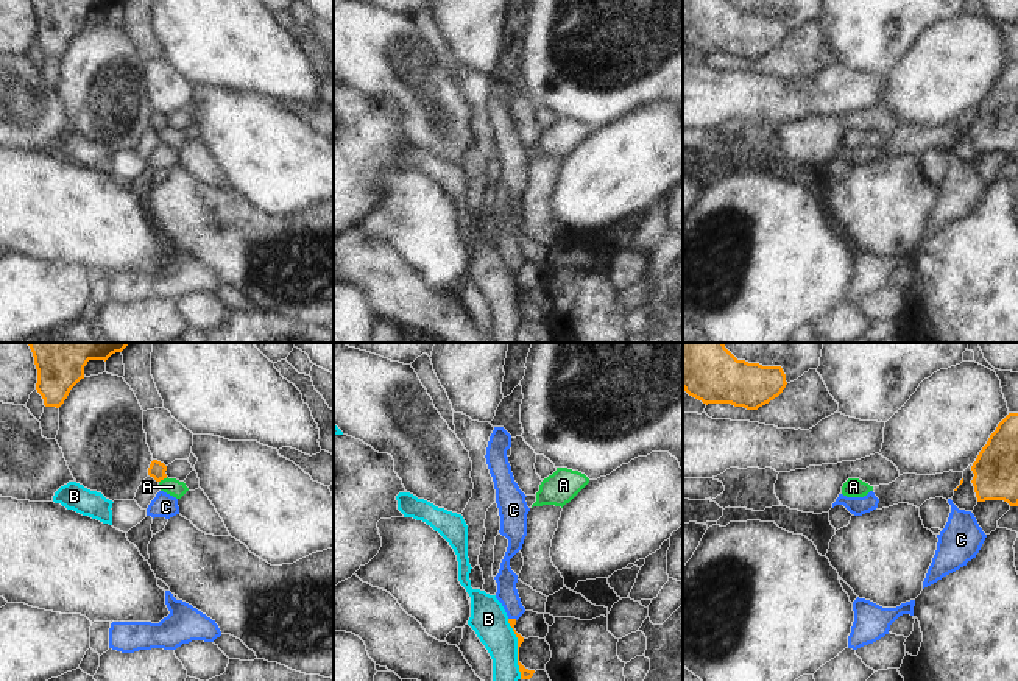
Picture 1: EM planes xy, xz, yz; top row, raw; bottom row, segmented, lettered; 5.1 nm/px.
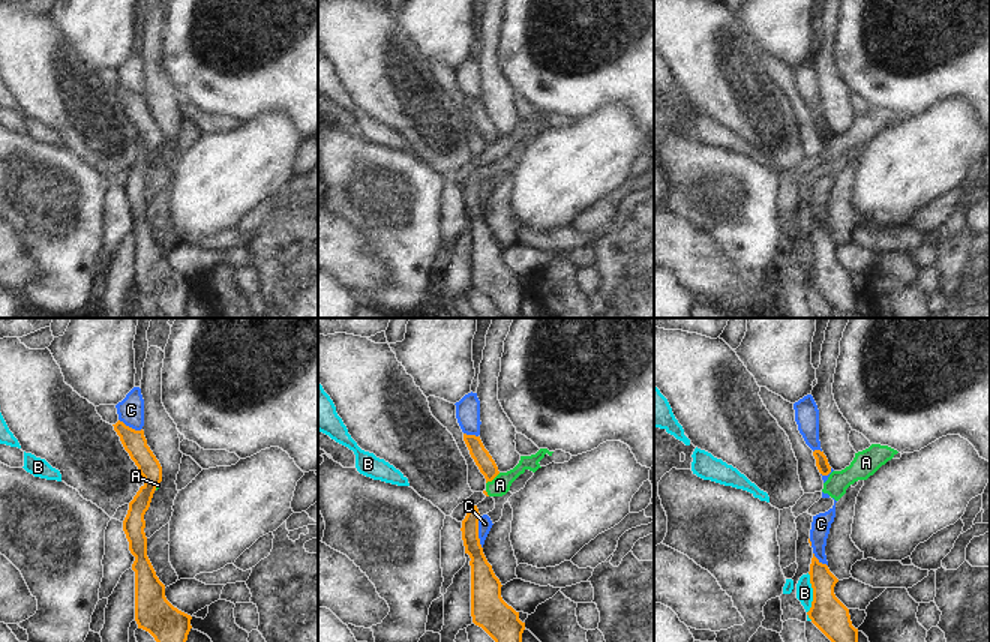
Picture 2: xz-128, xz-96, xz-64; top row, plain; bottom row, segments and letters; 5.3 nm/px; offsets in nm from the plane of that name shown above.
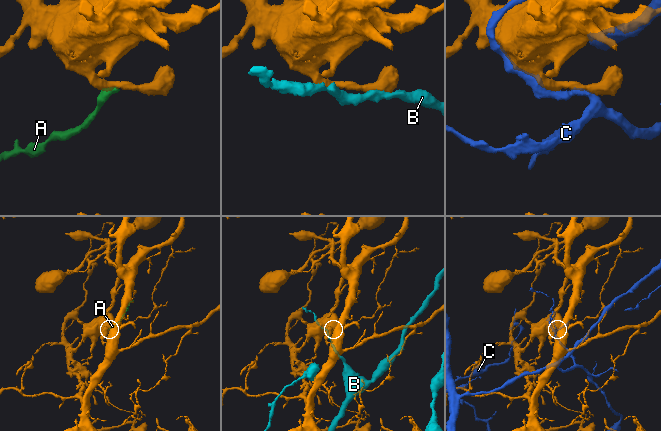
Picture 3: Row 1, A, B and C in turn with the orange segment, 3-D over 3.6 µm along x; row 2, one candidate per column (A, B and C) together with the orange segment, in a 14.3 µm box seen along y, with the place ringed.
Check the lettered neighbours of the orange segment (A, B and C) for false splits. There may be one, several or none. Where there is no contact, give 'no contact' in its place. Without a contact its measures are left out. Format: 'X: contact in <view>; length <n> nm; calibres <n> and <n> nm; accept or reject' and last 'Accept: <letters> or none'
A: contact in xy; length 50 nm; calibres 90 and 90 nm; reject
B: contact in xz; length 320 nm; calibres 60 and 190 nm; reject
C: contact in xz; length 50 nm; calibres 40 and 110 nm; reject
Accept: none

